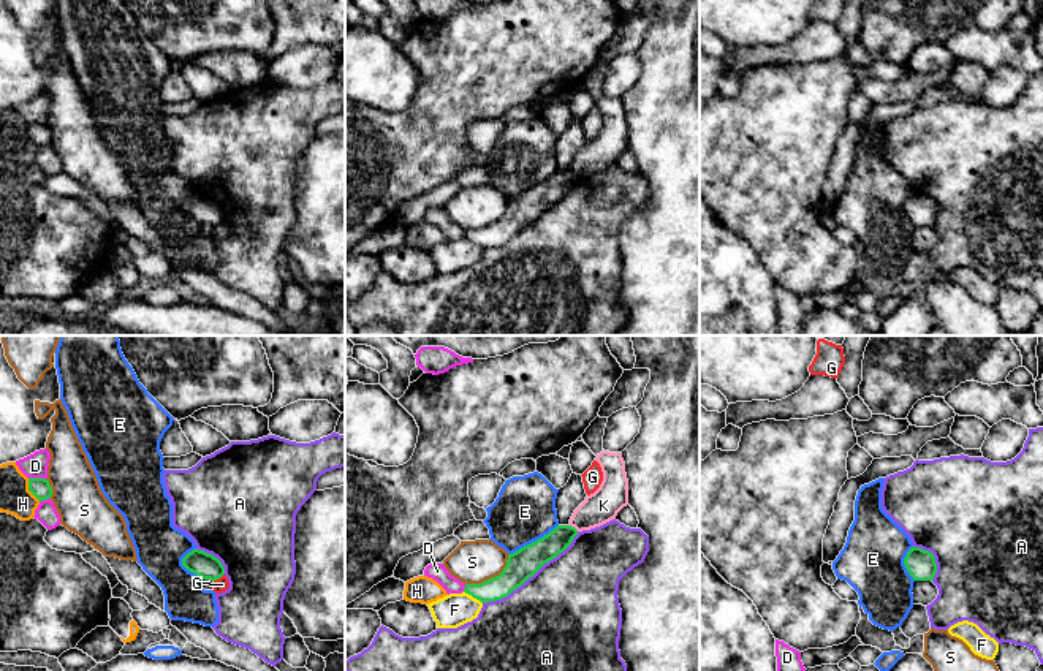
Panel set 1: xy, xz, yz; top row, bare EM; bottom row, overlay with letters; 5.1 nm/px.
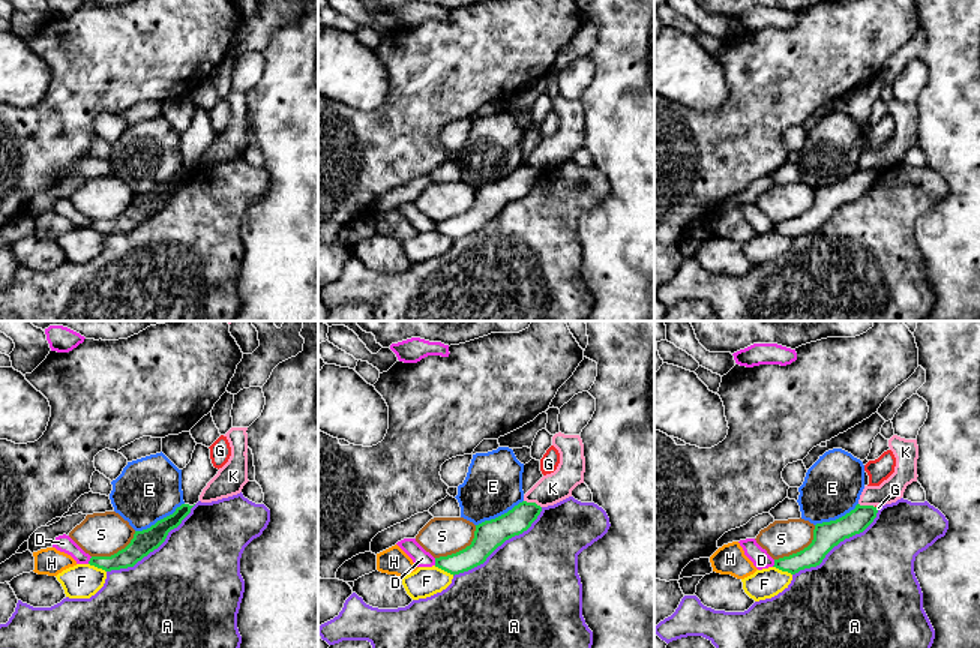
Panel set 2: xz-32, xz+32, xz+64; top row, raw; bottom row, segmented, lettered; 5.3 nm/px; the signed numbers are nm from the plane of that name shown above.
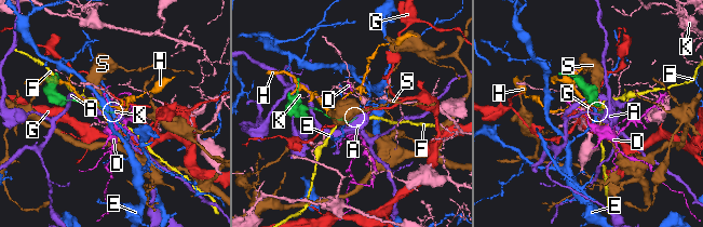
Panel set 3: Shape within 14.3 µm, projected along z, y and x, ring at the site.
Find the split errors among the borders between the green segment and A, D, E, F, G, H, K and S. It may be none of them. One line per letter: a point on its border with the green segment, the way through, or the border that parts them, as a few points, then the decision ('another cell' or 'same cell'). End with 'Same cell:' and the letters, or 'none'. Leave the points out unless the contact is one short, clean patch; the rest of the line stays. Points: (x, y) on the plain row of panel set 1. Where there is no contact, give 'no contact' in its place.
A: xz (532, 220) | another cell
D: xy (37, 124) | another cell
E: xz (534, 187) | along xz (557, 170), (510, 200) | another cell
F: xz (474, 242) | another cell
G: xy (219, 223) | along xy (223, 219), (214, 227) | another cell
H: xy (29, 135) | another cell
K: xz (573, 173) | along xz (568, 170), (578, 176) | another cell
S: xz (491, 223) | another cell
Same cell: none

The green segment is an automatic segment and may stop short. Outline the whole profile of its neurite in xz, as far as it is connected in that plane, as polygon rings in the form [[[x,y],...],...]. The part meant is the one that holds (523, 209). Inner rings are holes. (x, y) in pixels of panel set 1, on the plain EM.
[[[557,171],[543,184],[508,201],[503,217],[481,229],[465,229],[464,237],[481,248],[508,242],[532,223],[544,209],[563,198],[578,180],[571,171]]]

